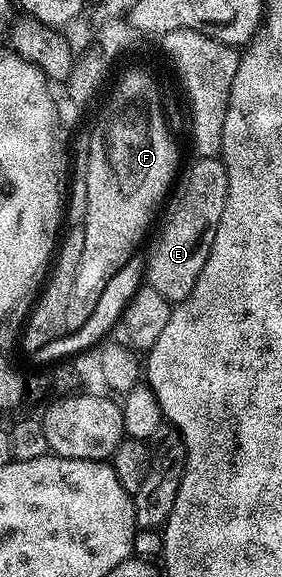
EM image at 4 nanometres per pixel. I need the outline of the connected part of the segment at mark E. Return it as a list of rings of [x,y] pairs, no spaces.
[[[198,157],[193,161],[195,163],[187,171],[185,168],[177,176],[161,208],[160,218],[157,220],[158,232],[155,233],[150,248],[144,251],[145,282],[172,305],[183,303],[188,293],[192,293],[192,285],[196,285],[196,277],[200,277],[204,261],[208,261],[212,237],[216,237],[216,225],[220,225],[224,201],[228,197],[228,173],[221,158]]]

